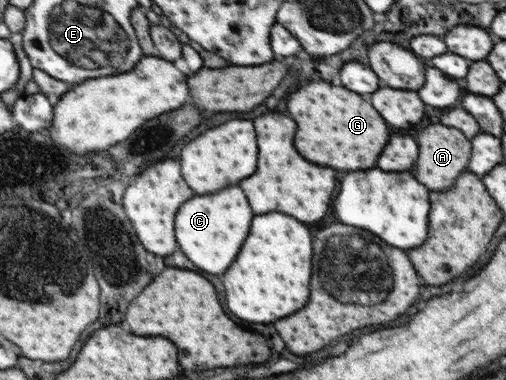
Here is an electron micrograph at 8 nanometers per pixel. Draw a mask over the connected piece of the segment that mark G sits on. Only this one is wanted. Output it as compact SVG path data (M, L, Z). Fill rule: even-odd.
M326 81L308 83L304 89L290 95L288 113L298 123L294 139L298 153L316 165L326 165L340 171L376 167L376 159L390 137L388 125L368 101L354 91L334 87Z

